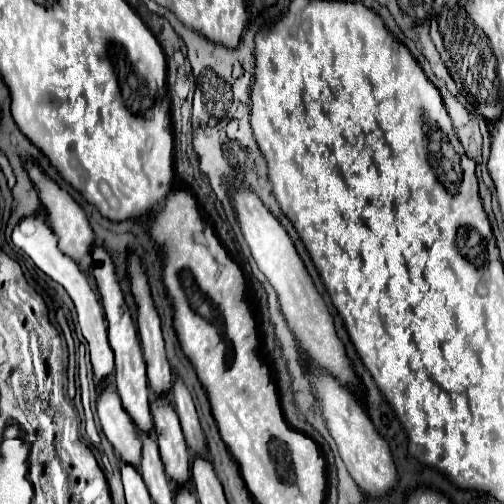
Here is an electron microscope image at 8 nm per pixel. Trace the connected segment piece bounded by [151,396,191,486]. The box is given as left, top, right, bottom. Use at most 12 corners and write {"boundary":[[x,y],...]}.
{"boundary":[[151,404],[159,454],[177,486],[191,478],[189,450],[175,408]]}

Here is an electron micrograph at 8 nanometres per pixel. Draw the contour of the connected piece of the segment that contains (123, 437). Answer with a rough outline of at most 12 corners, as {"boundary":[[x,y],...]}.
{"boundary":[[111,382],[97,400],[107,440],[121,462],[139,468],[139,430]]}

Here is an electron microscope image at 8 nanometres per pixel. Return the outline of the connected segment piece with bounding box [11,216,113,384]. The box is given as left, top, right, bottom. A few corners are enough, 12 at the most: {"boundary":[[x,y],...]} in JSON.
{"boundary":[[25,216],[11,238],[69,292],[87,338],[95,380],[113,372],[99,296],[57,248],[41,216]]}

